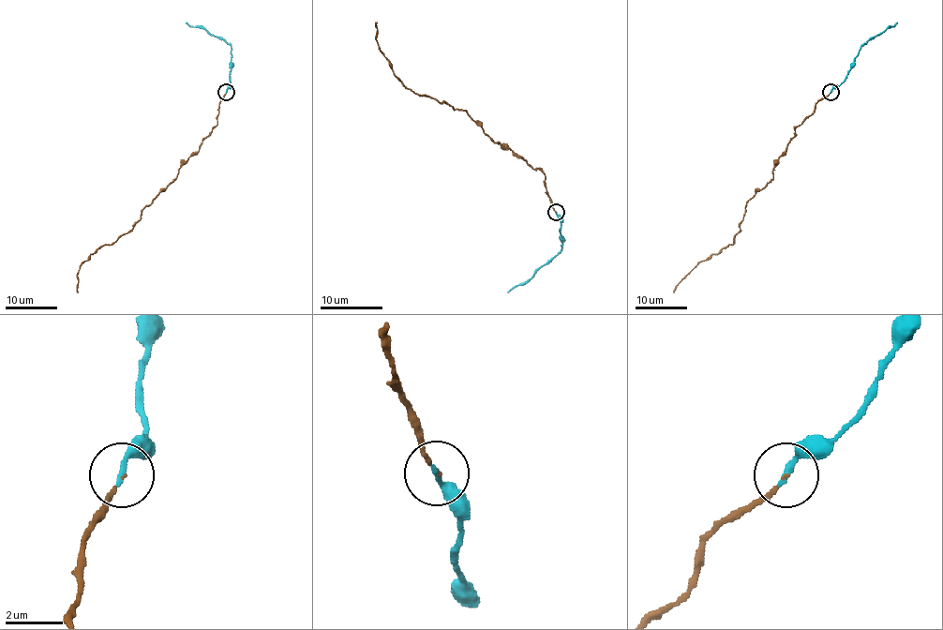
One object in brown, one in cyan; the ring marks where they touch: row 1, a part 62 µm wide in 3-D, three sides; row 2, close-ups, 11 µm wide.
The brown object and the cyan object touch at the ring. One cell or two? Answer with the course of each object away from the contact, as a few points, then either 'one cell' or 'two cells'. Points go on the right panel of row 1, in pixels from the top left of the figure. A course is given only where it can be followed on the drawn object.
course brown (830, 92), (795, 128), (787, 149), (774, 166), (773, 178), (747, 202), (734, 242), (707, 257), (673, 292); course cyan (830, 92), (844, 81), (860, 48), (897, 22); one cell

